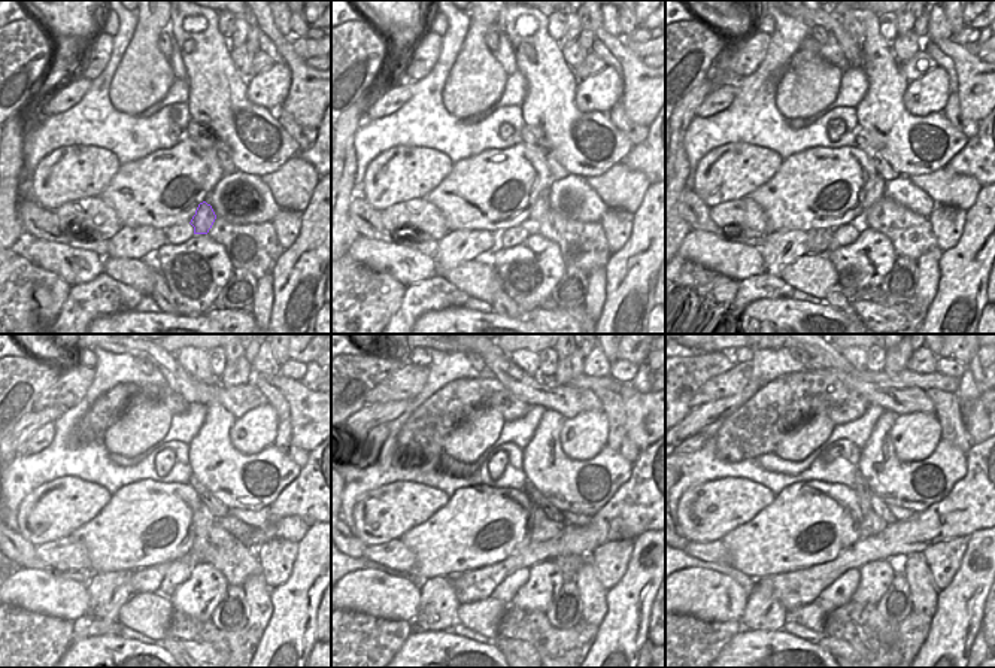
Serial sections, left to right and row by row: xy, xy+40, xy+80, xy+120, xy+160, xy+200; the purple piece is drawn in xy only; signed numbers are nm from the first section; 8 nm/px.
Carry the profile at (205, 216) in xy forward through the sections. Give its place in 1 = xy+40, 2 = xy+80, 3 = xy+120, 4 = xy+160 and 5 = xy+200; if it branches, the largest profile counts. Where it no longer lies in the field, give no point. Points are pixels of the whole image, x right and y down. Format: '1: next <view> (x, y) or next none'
1: next xy+40 (540, 208)
2: next xy+80 (877, 190)
3: next xy+120 (206, 519)
4: next xy+160 (537, 513)
5: next xy+200 (862, 492)

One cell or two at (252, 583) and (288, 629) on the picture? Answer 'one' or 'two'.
two

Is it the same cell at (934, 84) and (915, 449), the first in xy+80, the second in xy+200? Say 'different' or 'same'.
same

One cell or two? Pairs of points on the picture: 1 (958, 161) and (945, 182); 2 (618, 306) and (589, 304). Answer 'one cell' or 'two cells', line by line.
1: two cells
2: two cells

